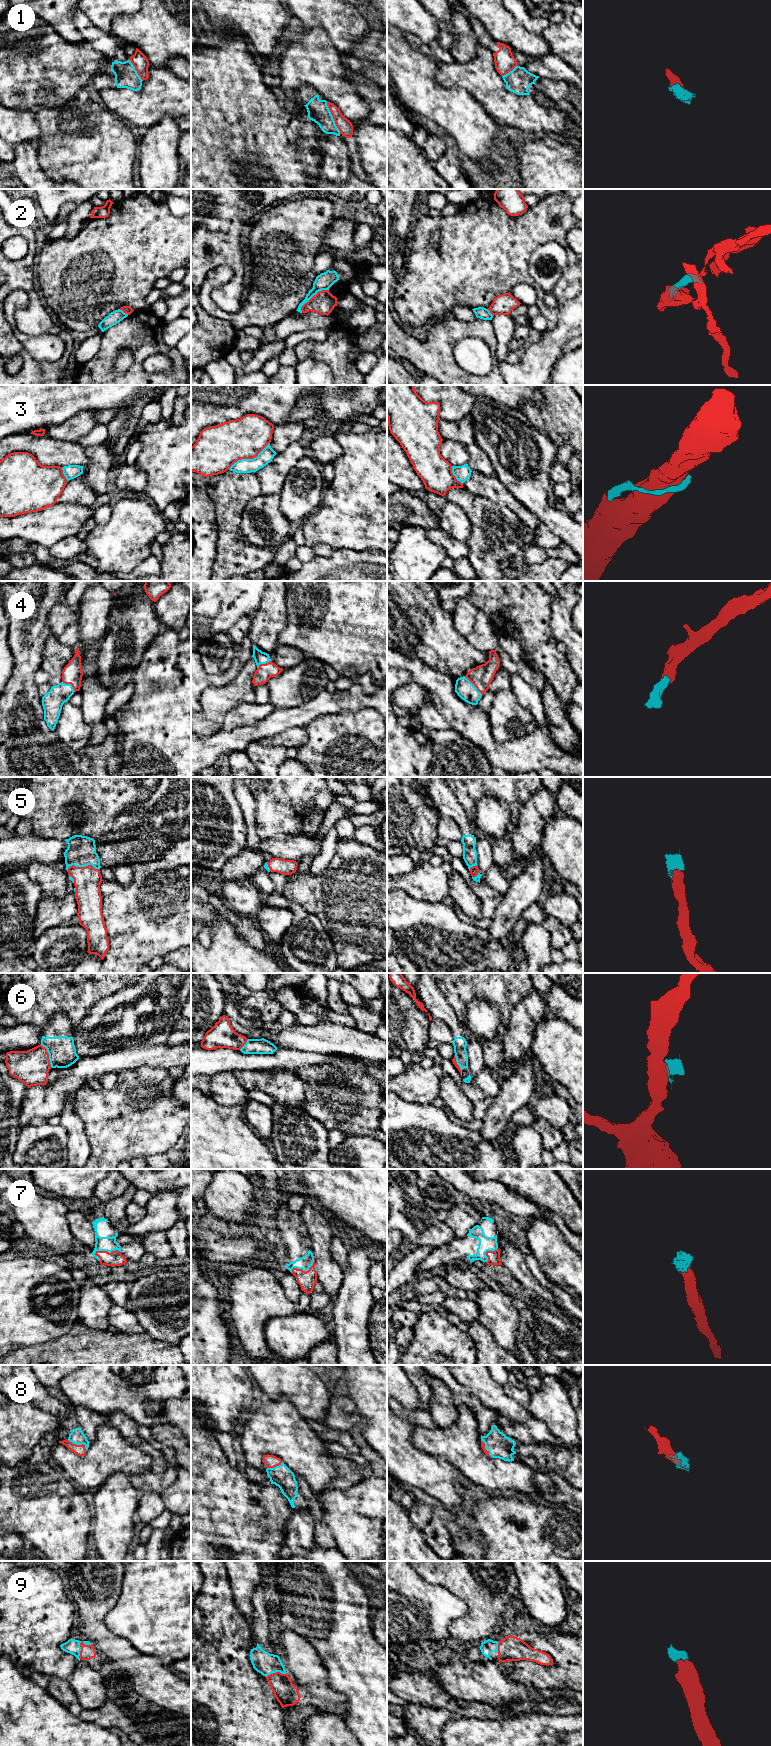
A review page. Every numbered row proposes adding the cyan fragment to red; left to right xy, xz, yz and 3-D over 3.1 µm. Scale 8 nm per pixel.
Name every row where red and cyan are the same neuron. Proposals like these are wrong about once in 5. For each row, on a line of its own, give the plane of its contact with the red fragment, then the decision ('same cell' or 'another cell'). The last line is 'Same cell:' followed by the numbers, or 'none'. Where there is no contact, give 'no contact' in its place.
1: xz | another cell
2: xz | another cell
3: xz | another cell
4: yz | same cell
5: xy | same cell
6: xy | another cell
7: xz | same cell
8: xy | same cell
9: xy | same cell
Same cell: 4, 5, 7, 8, 9

